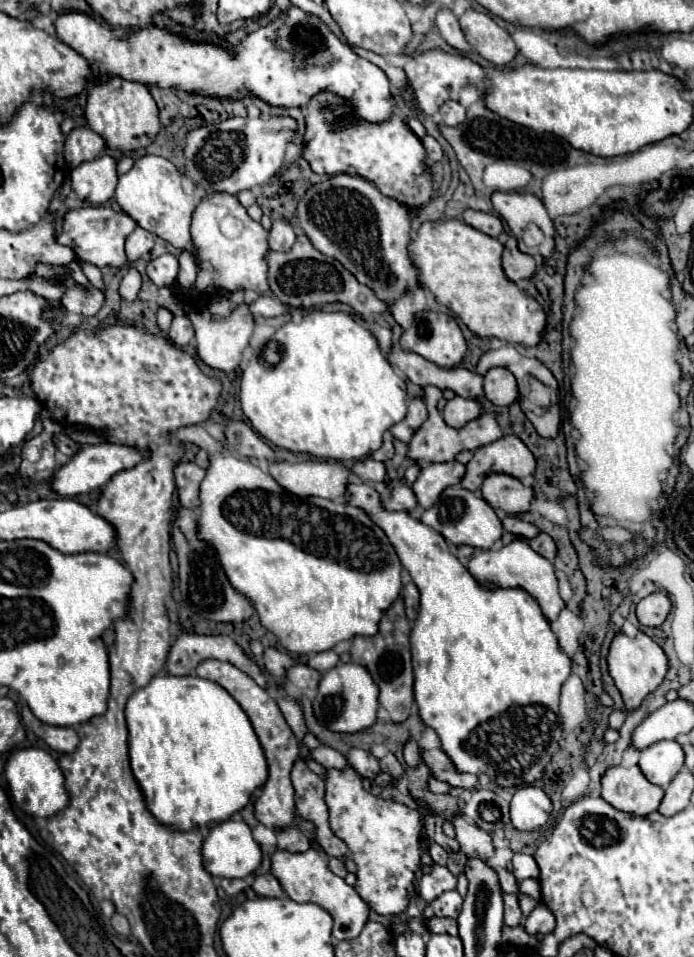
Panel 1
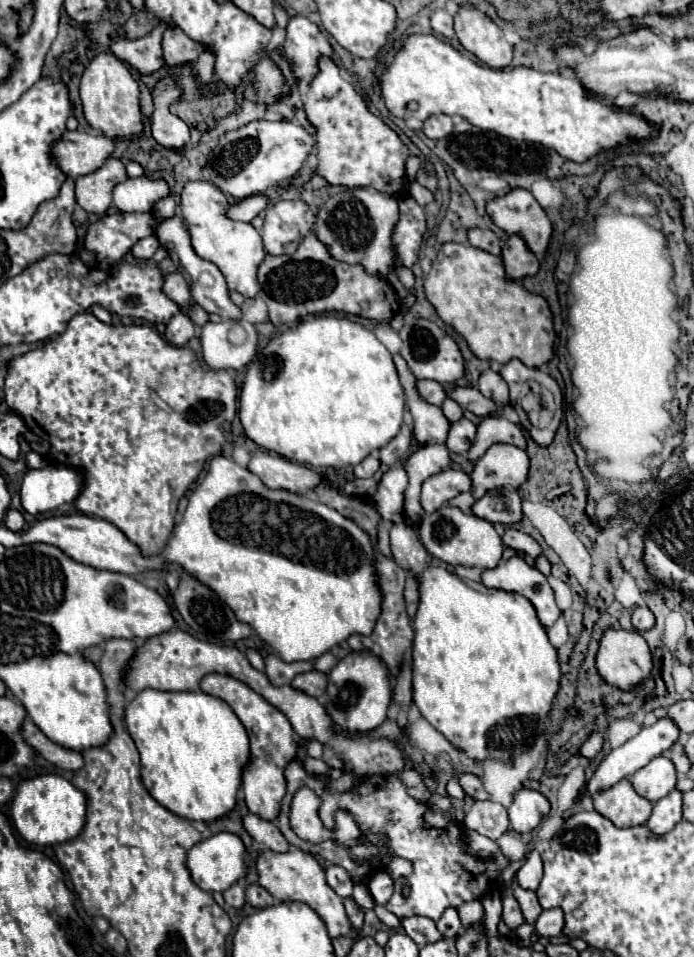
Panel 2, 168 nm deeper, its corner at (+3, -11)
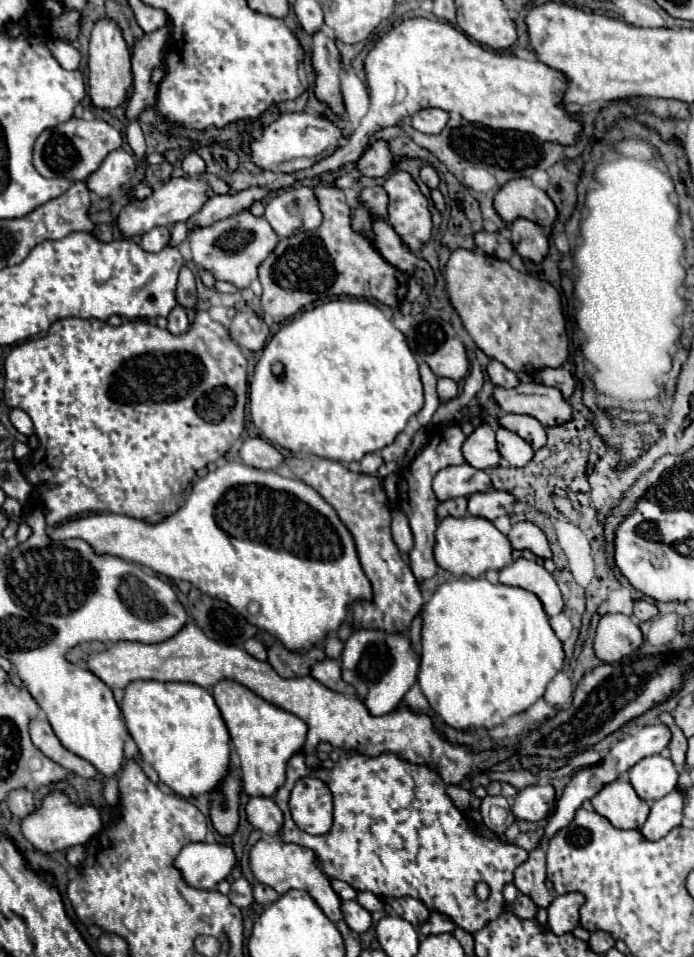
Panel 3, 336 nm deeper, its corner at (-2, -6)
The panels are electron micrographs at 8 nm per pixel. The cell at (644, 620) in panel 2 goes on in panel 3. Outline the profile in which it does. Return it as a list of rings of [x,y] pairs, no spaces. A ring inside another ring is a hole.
[[[643,600],[635,602],[635,608],[633,608],[633,616],[635,616],[639,622],[645,622],[645,620],[655,618],[657,612],[659,612],[659,610],[657,610],[655,604],[651,604],[651,602],[643,602]]]

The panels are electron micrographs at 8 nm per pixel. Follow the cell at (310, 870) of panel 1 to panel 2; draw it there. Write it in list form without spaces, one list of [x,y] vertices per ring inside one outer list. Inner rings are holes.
[[[266,849],[256,859],[256,871],[258,871],[258,885],[270,891],[278,901],[302,901],[310,905],[320,919],[326,923],[326,929],[330,937],[356,937],[356,931],[350,925],[350,919],[346,917],[342,899],[332,891],[332,887],[326,883],[322,865],[310,855],[300,849],[292,849],[286,853],[276,853]]]

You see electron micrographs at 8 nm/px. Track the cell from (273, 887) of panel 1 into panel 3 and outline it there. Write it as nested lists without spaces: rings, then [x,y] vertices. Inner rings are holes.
[[[255,884],[253,894],[255,894],[255,900],[257,900],[259,904],[271,904],[271,902],[275,902],[275,900],[279,898],[279,894],[277,894],[273,888],[265,886],[265,884]]]

